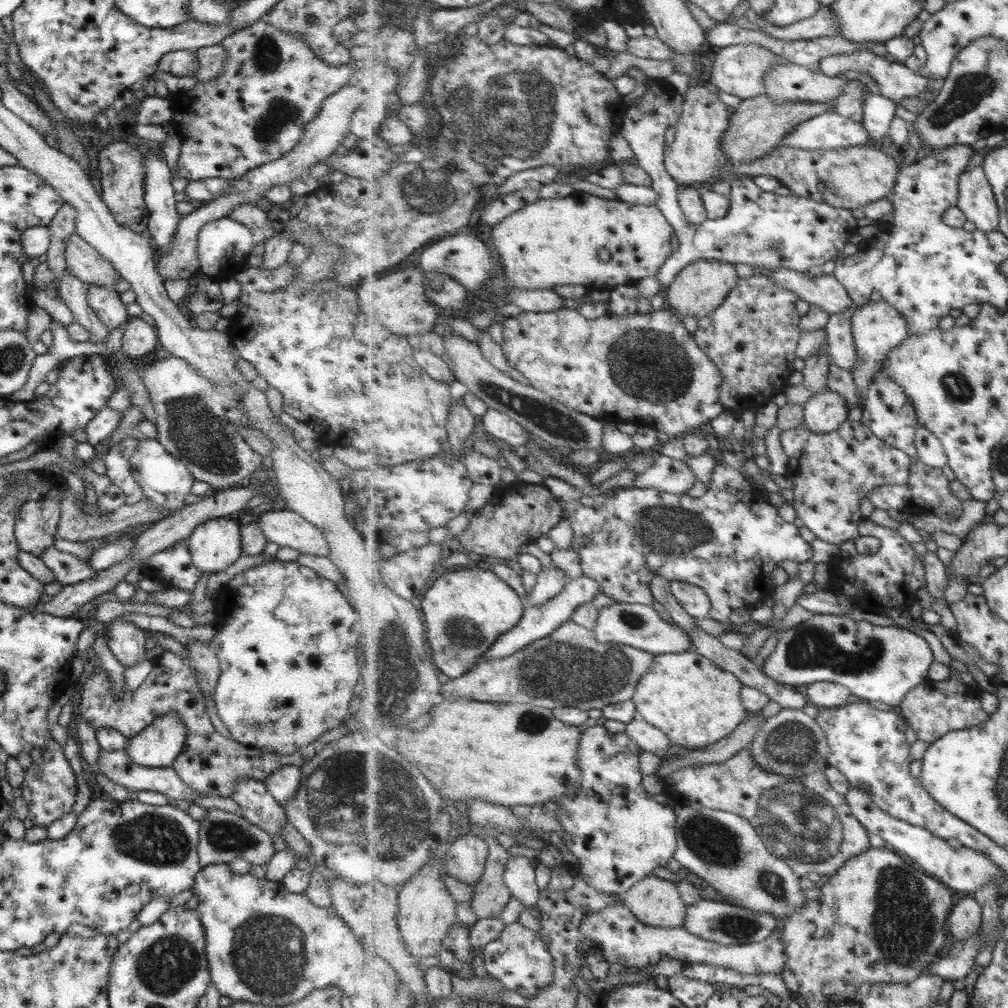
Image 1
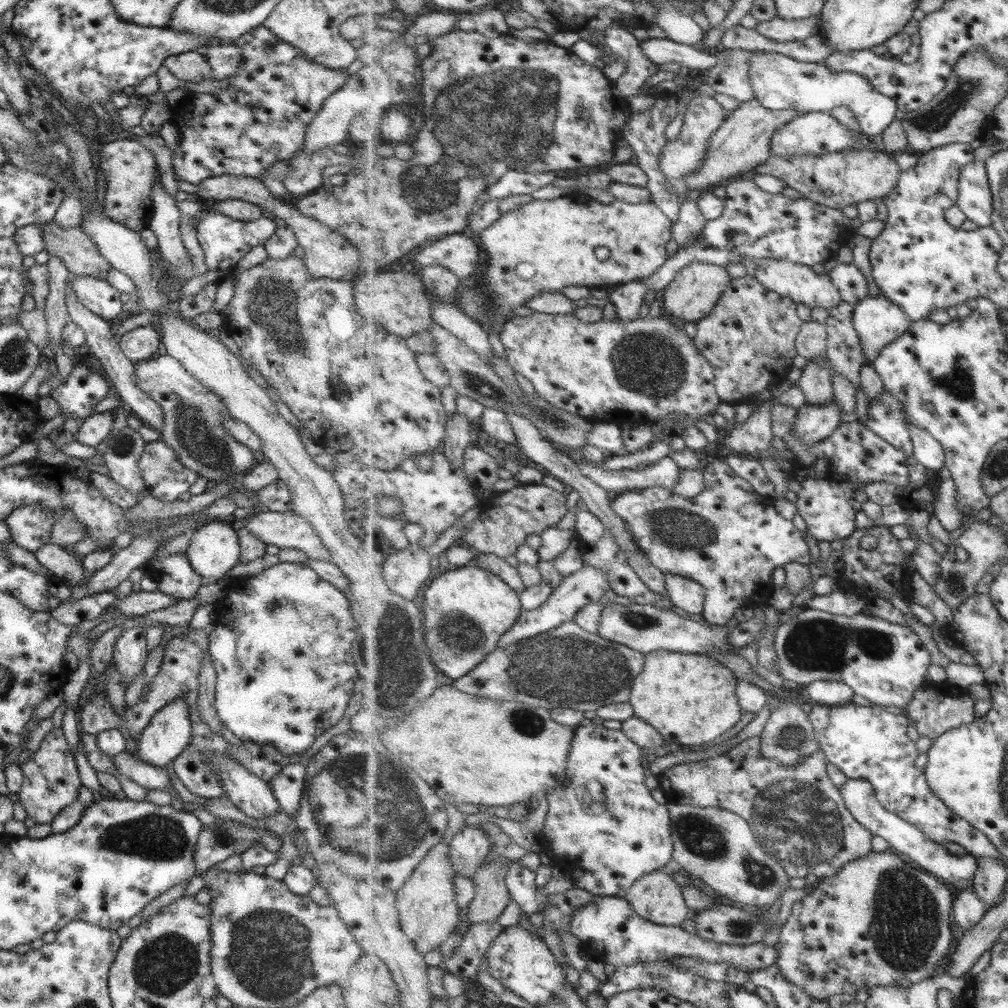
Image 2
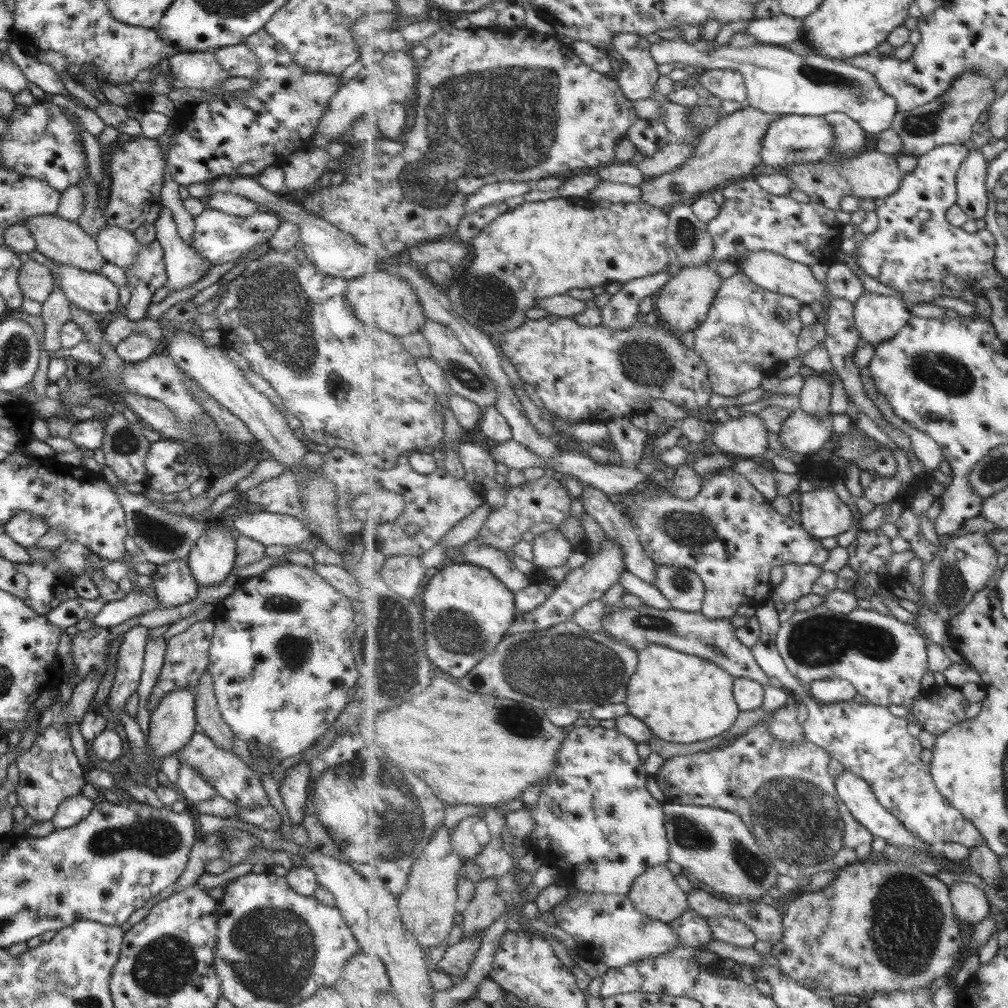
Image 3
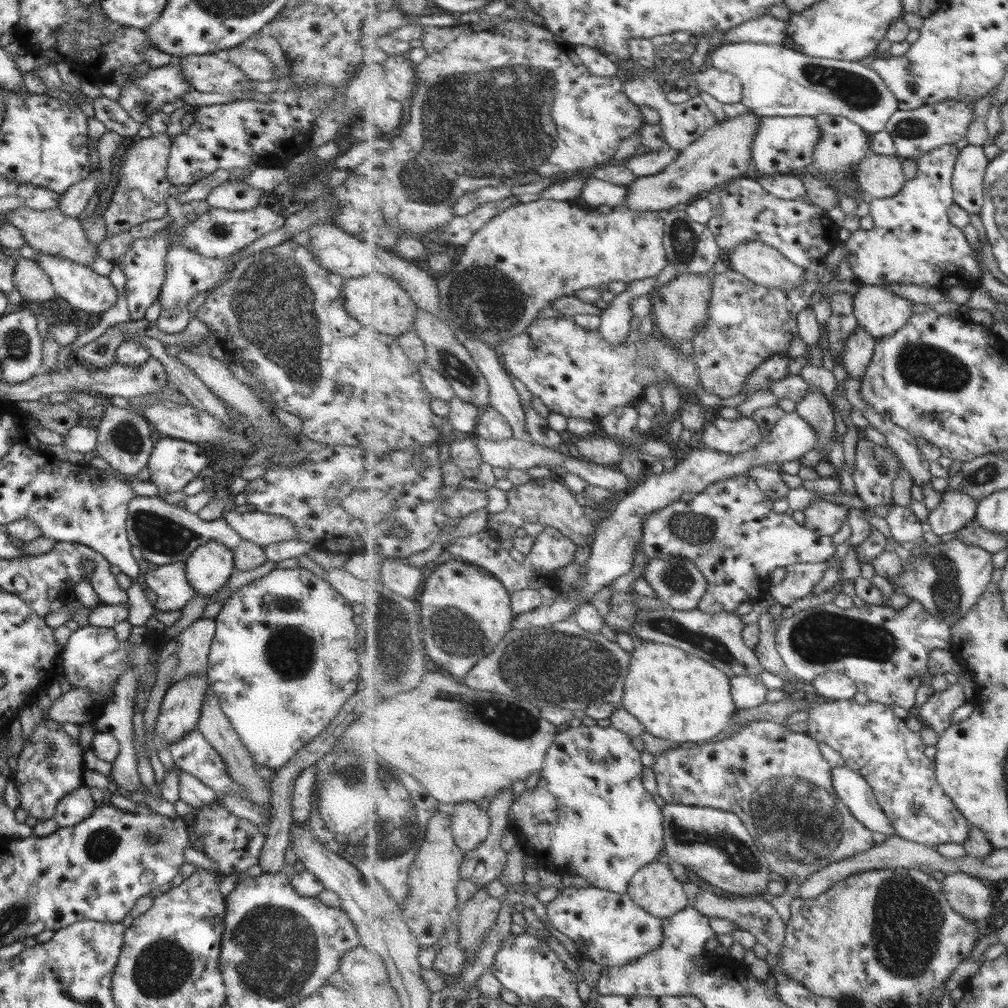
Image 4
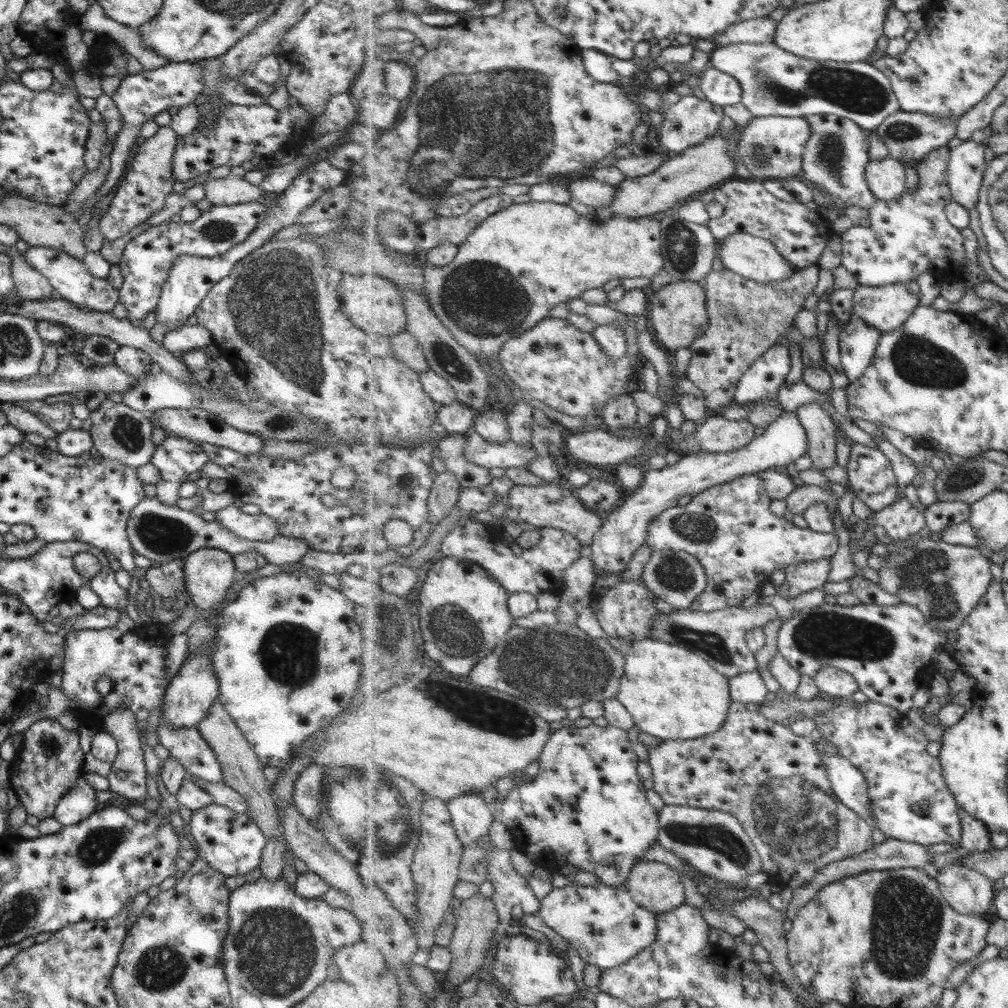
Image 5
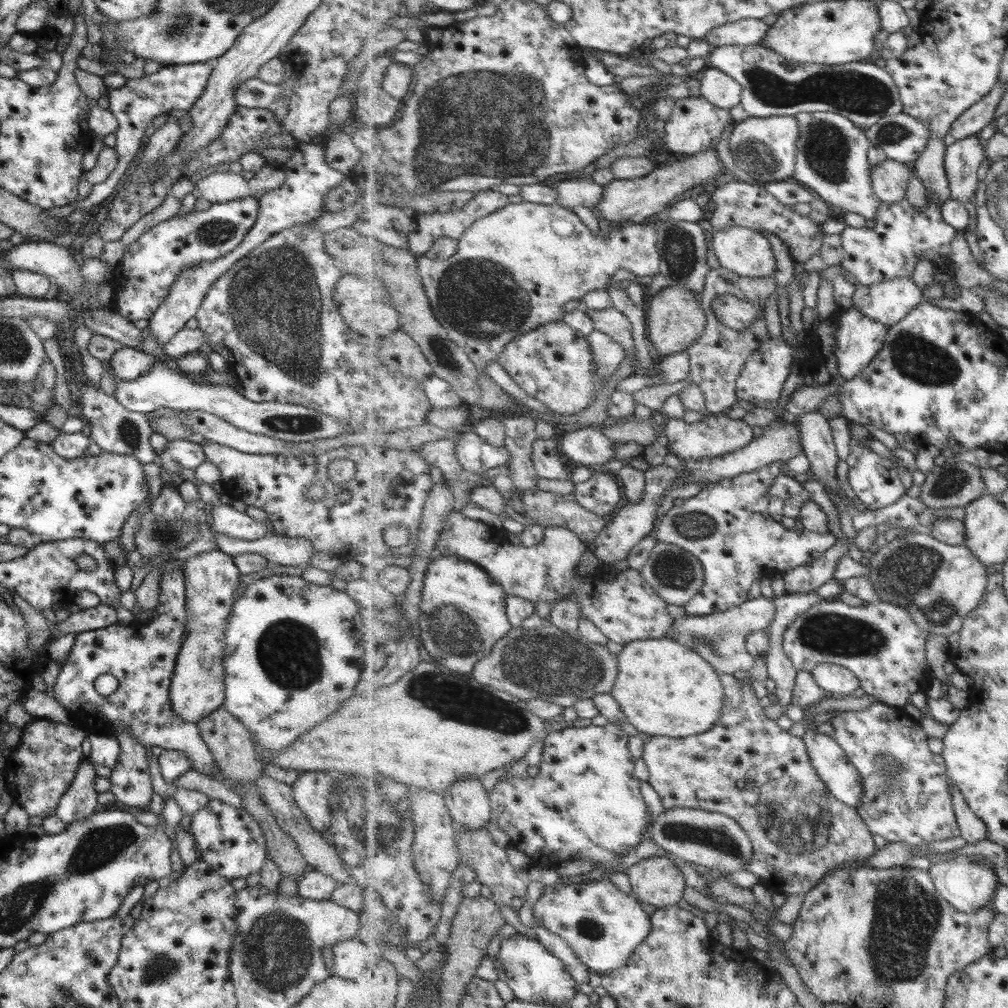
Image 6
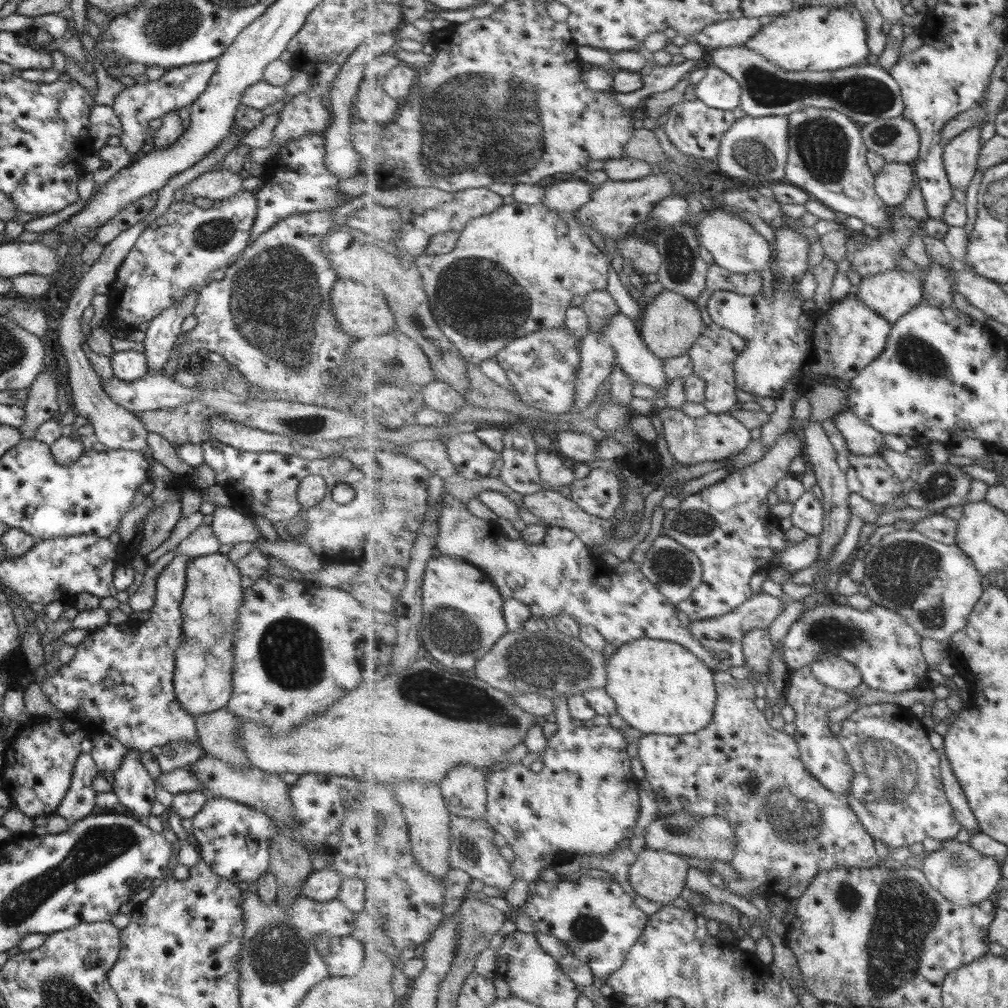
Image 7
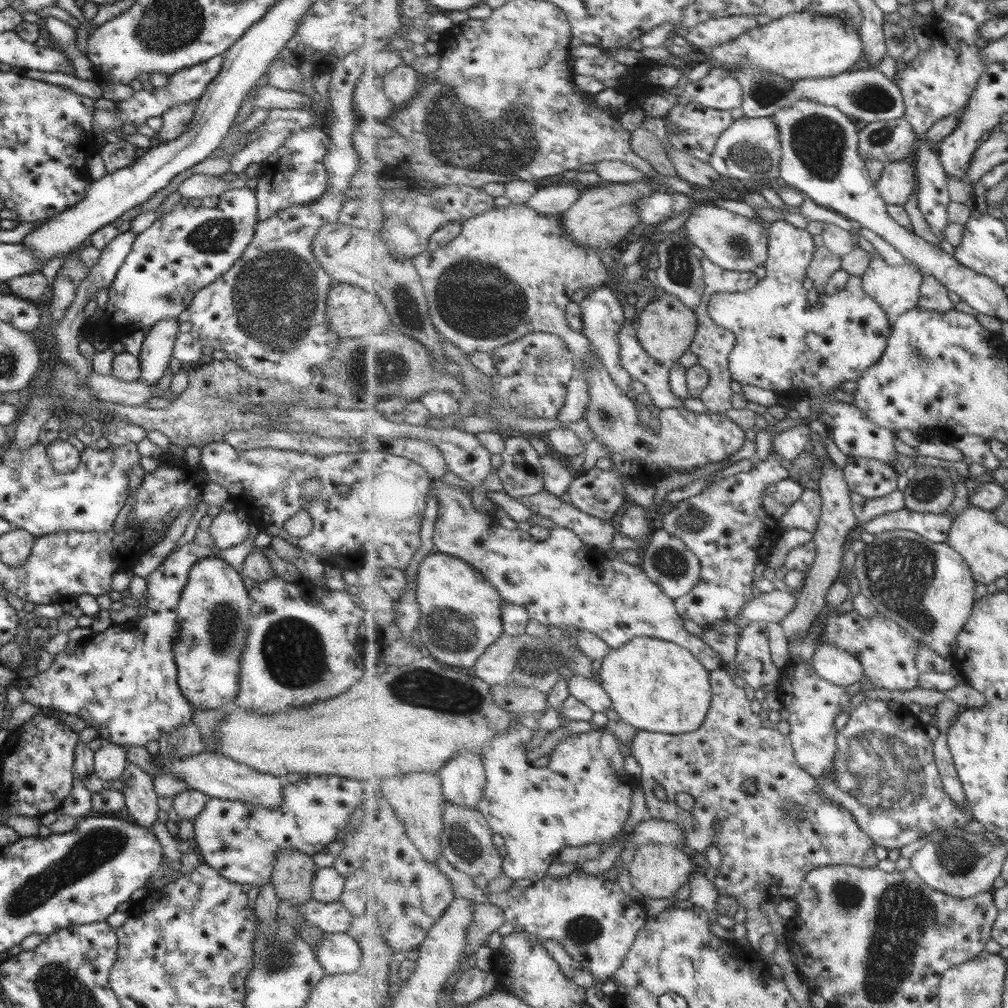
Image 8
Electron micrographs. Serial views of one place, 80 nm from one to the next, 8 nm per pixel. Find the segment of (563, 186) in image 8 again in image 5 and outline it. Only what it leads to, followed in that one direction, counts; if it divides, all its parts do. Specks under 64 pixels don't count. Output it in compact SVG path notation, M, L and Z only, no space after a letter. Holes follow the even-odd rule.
M591 177L579 179L569 184L571 200L593 208L607 207L613 203L617 188L601 182L602 180Z

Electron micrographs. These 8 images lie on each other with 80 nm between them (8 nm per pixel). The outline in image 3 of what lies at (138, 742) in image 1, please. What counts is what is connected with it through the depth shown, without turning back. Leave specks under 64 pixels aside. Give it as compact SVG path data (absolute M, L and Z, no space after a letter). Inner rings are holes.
M181 688L166 694L150 713L145 742L151 754L147 754L148 759L159 763L162 756L175 755L189 742L195 730L194 693Z

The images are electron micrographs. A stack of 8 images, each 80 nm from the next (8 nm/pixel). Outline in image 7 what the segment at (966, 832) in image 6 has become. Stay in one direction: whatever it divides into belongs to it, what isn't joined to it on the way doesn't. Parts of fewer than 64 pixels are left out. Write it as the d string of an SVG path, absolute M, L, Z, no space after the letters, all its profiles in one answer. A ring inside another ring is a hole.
M943 748L941 752L941 768L943 770L942 777L944 778L944 791L948 795L949 802L953 811L955 812L956 819L961 823L961 826L966 830L972 830L972 832L980 832L979 821L973 810L971 810L967 795L959 782L957 776L953 772L950 760L946 757L946 751Z

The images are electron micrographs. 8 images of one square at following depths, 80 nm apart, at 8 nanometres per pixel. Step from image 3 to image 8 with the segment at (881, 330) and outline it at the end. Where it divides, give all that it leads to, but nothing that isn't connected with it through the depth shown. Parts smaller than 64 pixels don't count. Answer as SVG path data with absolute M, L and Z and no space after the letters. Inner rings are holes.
M874 253L862 279L864 291L896 319L919 306L924 275L908 265L889 266Z

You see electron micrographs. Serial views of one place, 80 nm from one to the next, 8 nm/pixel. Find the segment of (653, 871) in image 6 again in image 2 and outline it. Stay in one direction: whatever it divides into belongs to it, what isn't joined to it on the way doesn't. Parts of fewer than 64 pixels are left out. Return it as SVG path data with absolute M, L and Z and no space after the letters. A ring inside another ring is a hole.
M663 868L641 877L629 889L625 898L631 903L637 914L649 919L651 922L664 924L665 926L681 927L688 918L692 918L695 915L695 911L689 908L688 902L685 900L684 891L680 883Z

